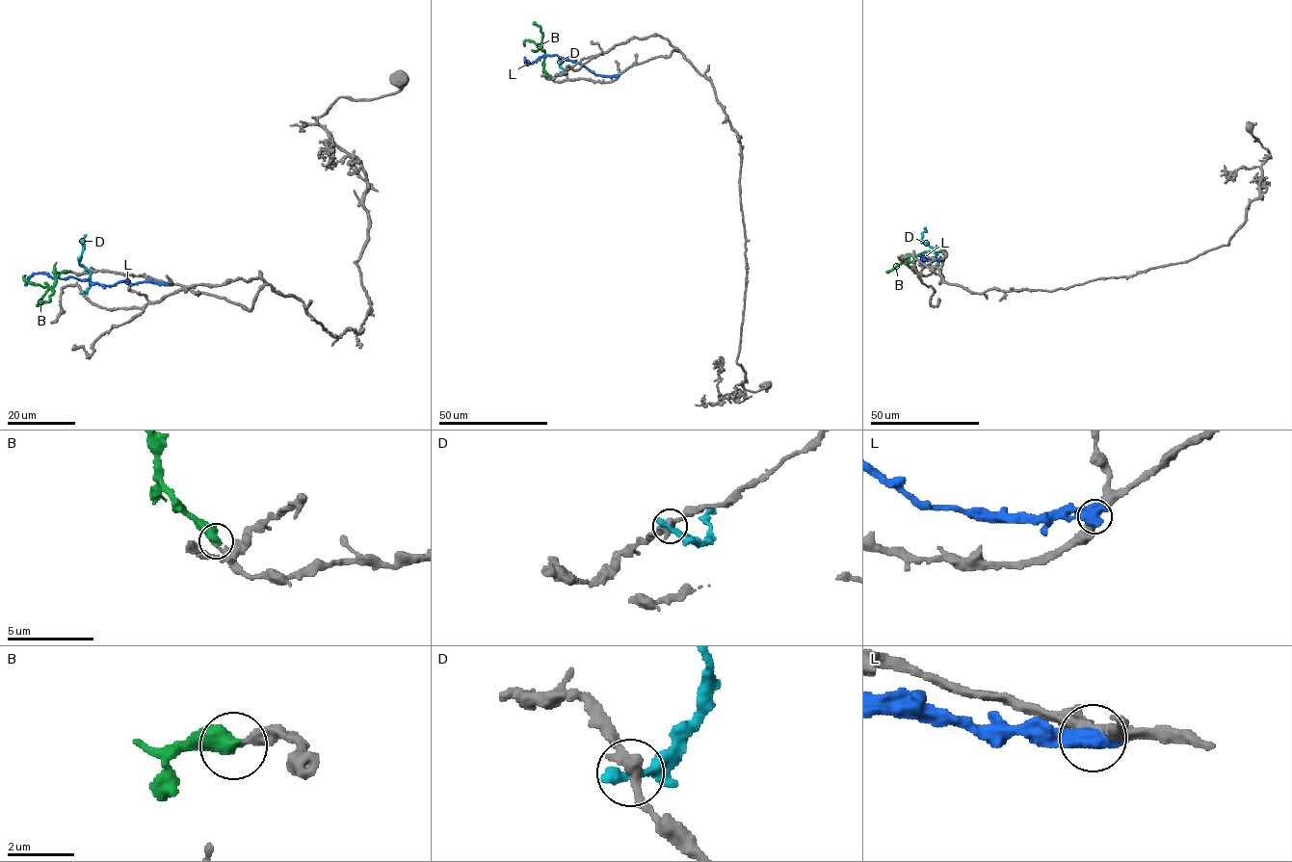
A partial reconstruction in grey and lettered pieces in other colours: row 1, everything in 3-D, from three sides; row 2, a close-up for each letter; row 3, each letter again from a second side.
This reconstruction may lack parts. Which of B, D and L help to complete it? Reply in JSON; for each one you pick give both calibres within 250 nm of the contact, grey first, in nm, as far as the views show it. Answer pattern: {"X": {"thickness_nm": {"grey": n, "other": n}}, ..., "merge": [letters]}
{"B": {"thickness_nm": {"grey": 280, "other": 550}}, "merge": ["B"]}

